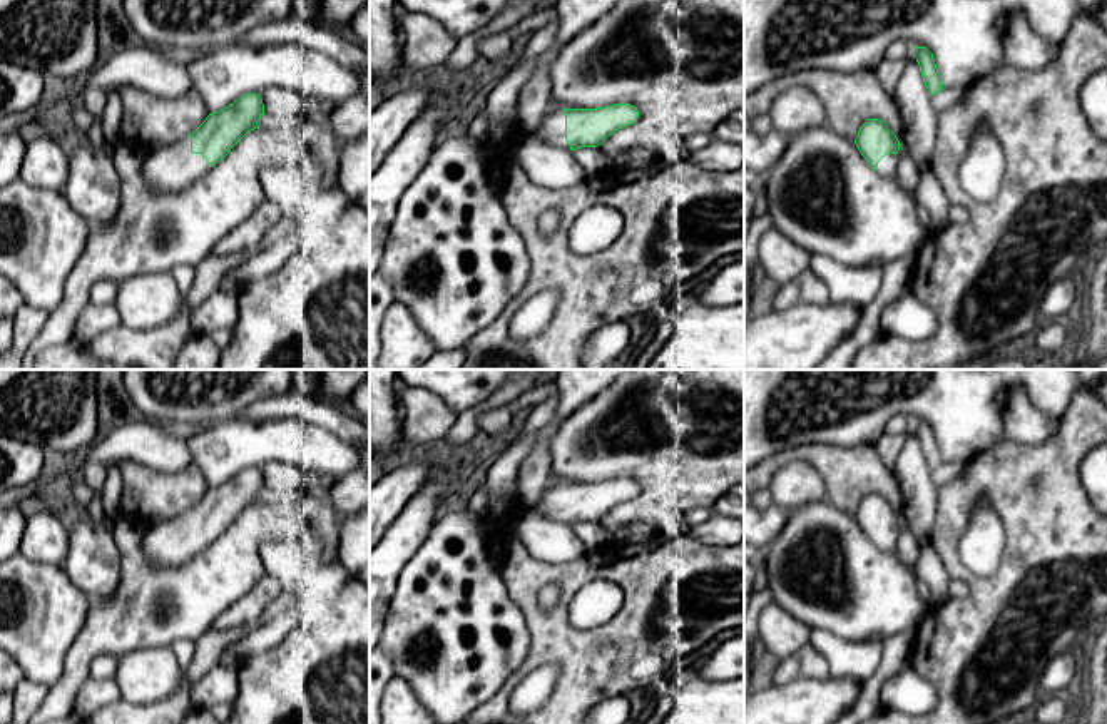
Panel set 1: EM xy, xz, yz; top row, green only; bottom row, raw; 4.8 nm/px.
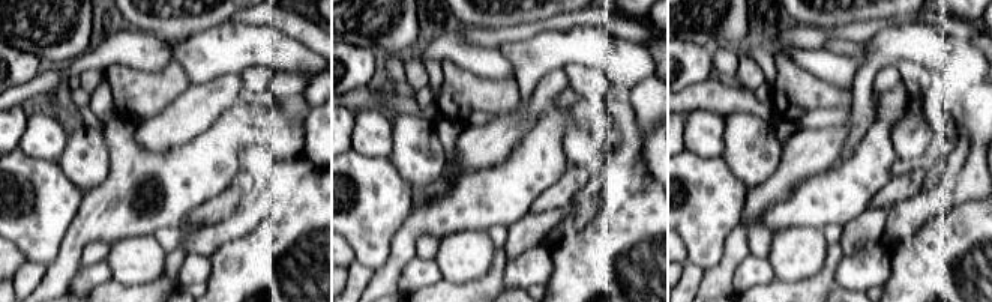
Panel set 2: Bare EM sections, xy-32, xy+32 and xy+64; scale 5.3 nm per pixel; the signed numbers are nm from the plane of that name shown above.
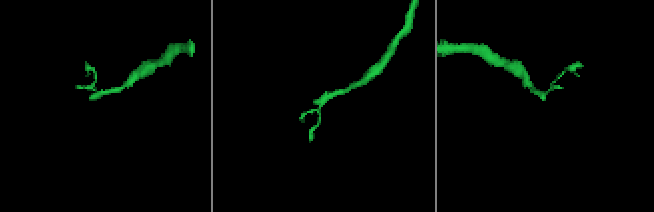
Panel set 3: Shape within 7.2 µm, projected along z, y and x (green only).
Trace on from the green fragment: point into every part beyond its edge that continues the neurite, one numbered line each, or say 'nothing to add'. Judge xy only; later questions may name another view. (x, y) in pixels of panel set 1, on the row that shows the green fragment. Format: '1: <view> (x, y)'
1: xy (171, 168)

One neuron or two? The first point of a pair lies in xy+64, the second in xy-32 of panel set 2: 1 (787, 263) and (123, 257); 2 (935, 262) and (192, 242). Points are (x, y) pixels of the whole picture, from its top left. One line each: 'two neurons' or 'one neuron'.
1: one neuron
2: two neurons

